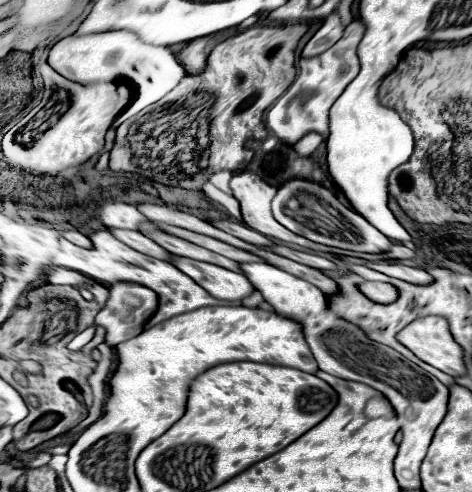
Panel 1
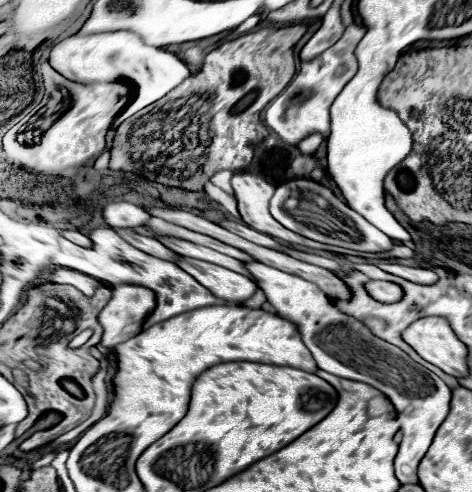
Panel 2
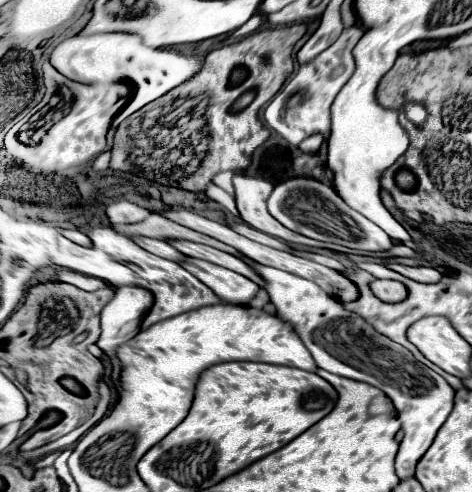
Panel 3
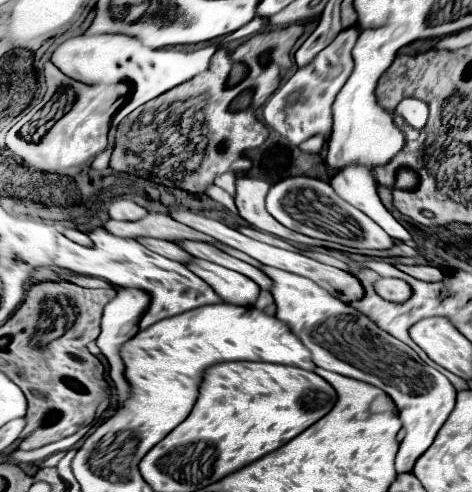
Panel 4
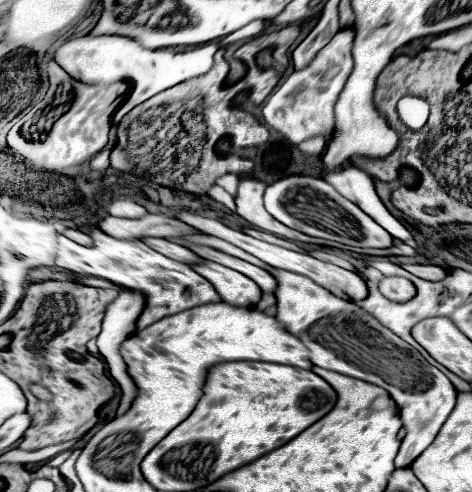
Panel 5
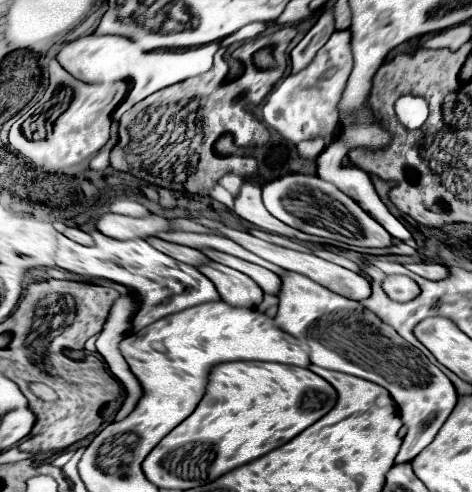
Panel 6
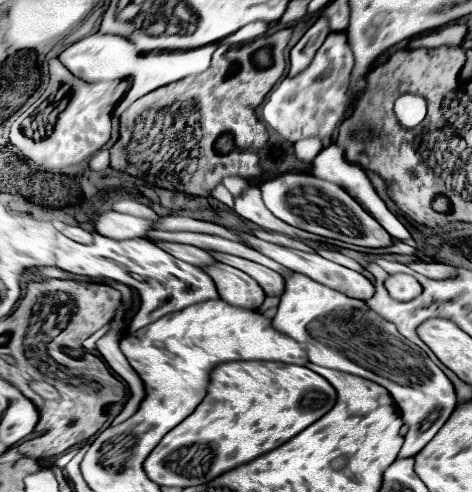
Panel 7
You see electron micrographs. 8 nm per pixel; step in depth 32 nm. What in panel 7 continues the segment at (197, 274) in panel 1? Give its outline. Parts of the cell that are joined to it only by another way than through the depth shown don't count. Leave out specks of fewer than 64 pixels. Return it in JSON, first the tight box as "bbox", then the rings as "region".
{"bbox":[204,264,266,310],"region":[[[212,264],[212,268],[204,268],[204,272],[212,276],[220,298],[228,304],[246,310],[258,310],[262,306],[266,294],[260,284],[246,272],[228,264]]]}

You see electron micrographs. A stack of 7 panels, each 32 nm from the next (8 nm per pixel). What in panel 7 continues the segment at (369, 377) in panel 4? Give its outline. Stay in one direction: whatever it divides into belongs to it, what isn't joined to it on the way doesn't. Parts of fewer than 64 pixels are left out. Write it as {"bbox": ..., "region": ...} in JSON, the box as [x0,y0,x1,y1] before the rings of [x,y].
{"bbox":[272,272,456,458],"region":[[[294,272],[290,278],[286,278],[286,290],[280,298],[272,326],[280,334],[302,344],[310,362],[368,378],[392,394],[404,422],[408,424],[408,434],[398,454],[402,458],[418,454],[450,418],[456,406],[454,386],[446,374],[416,344],[412,356],[412,342],[406,340],[392,322],[368,308],[364,300],[348,298],[342,292]]]}

